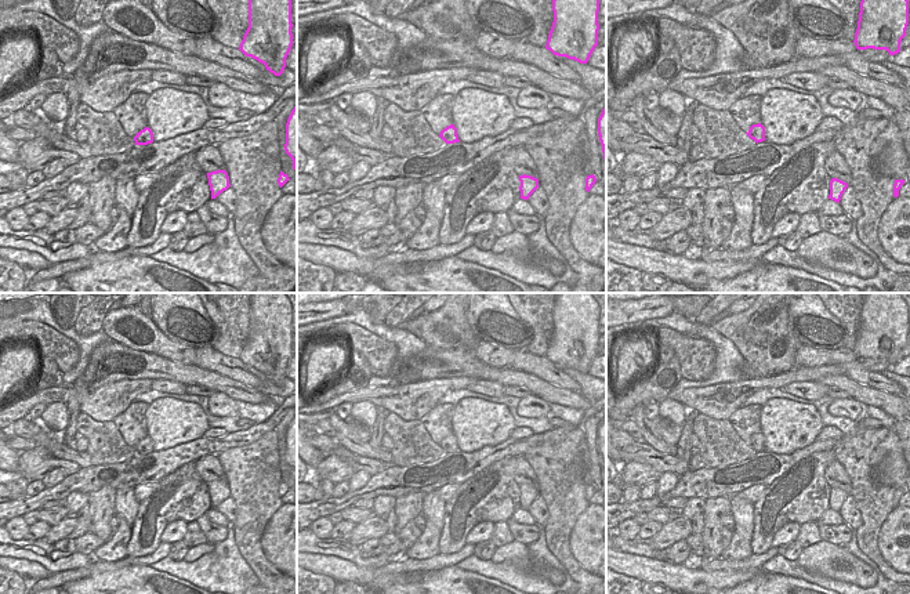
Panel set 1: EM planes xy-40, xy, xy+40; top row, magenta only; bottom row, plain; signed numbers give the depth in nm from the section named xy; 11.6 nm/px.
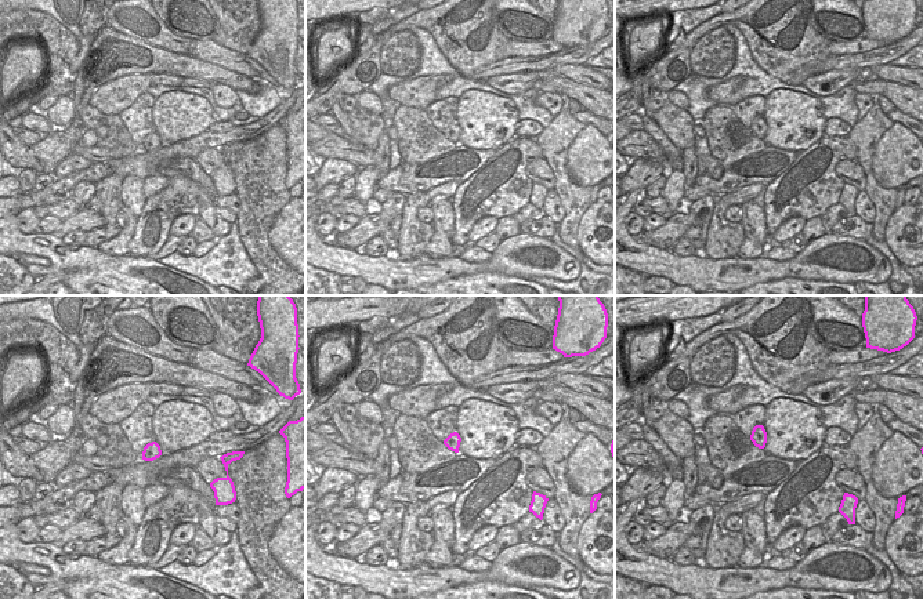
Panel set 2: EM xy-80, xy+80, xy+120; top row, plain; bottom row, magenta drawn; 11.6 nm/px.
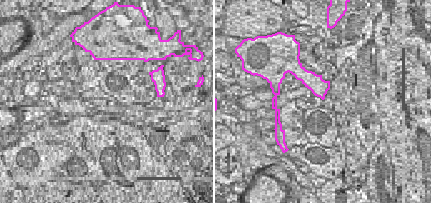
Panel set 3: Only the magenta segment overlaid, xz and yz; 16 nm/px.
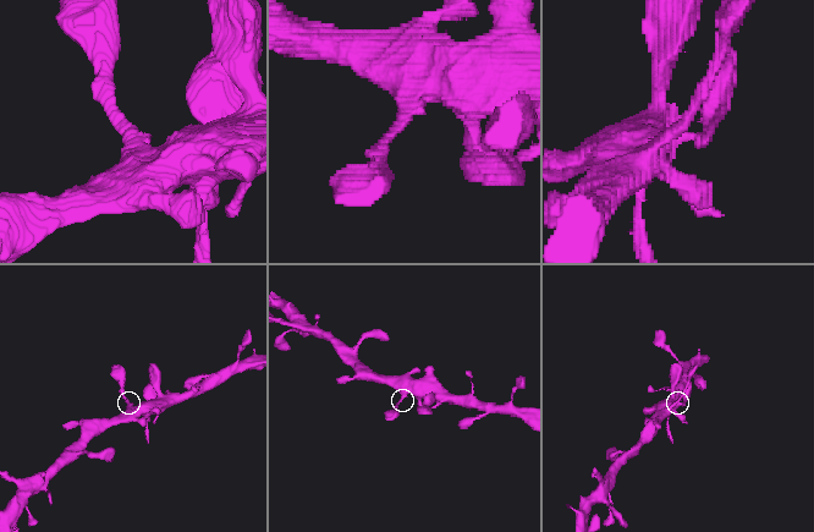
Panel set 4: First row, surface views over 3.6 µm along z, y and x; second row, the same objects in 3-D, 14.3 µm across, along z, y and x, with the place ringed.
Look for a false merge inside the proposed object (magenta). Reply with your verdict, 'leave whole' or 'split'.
leave whole

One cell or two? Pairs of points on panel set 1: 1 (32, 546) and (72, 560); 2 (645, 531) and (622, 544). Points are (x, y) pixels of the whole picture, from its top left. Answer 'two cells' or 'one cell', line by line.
1: one cell
2: two cells

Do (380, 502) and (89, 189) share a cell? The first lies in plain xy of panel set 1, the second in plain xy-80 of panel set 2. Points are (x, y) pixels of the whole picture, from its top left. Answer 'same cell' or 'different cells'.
same cell

